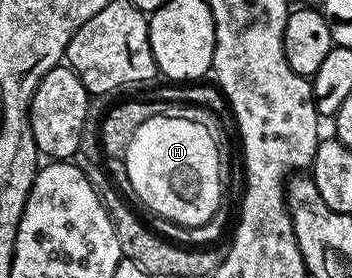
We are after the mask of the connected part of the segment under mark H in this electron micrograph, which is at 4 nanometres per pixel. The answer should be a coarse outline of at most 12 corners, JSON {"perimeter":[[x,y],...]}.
{"perimeter":[[193,120],[133,132],[132,192],[179,226],[205,225],[223,198],[219,146]]}

